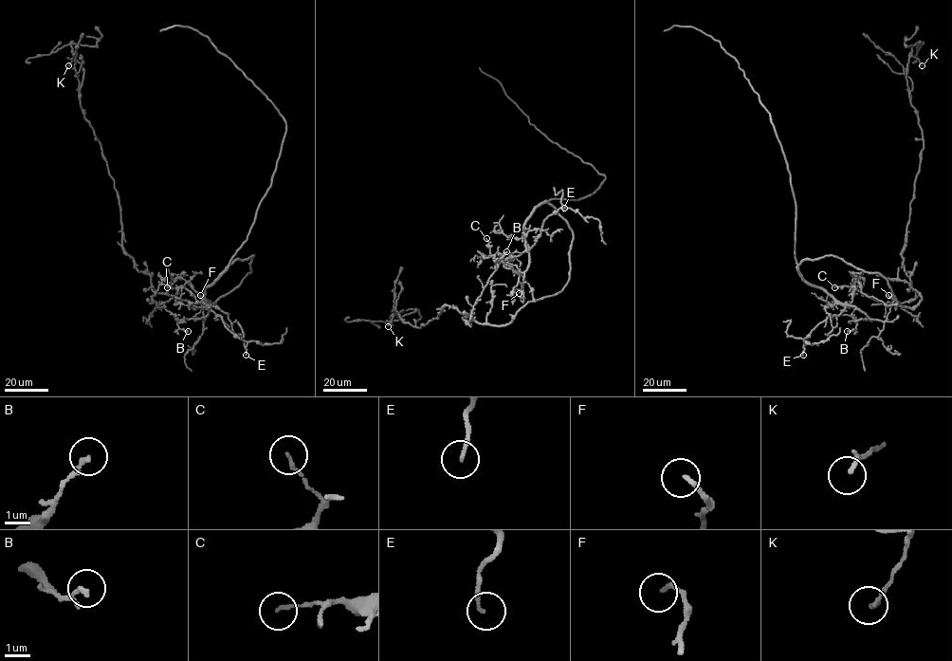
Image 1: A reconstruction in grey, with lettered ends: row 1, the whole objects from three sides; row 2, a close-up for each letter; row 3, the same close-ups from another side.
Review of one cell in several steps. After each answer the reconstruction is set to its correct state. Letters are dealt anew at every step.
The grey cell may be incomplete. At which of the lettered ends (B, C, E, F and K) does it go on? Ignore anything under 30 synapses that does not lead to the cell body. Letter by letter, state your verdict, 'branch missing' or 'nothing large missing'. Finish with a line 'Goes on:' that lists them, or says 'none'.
B: nothing large missing
C: nothing large missing
E: nothing large missing
F: branch missing
K: nothing large missing
Goes on: F

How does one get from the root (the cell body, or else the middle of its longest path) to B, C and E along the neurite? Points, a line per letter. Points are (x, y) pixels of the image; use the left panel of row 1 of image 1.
B: (246, 276), (253, 255), (235, 259), (205, 288), (210, 312), (179, 321), (178, 327), (188, 331)
C: (246, 276), (250, 271), (253, 255), (235, 259), (205, 288), (206, 303), (198, 302), (183, 287), (167, 287)
E: (246, 276), (253, 255), (235, 259), (205, 294), (224, 325), (247, 342), (246, 355)

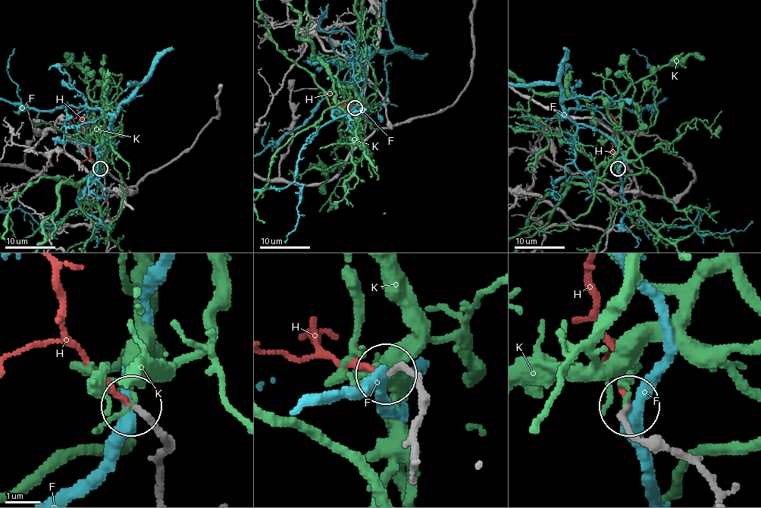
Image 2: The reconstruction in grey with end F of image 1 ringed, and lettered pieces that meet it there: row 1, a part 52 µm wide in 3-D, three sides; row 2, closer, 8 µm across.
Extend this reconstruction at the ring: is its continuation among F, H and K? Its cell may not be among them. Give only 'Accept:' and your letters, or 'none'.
Accept: H

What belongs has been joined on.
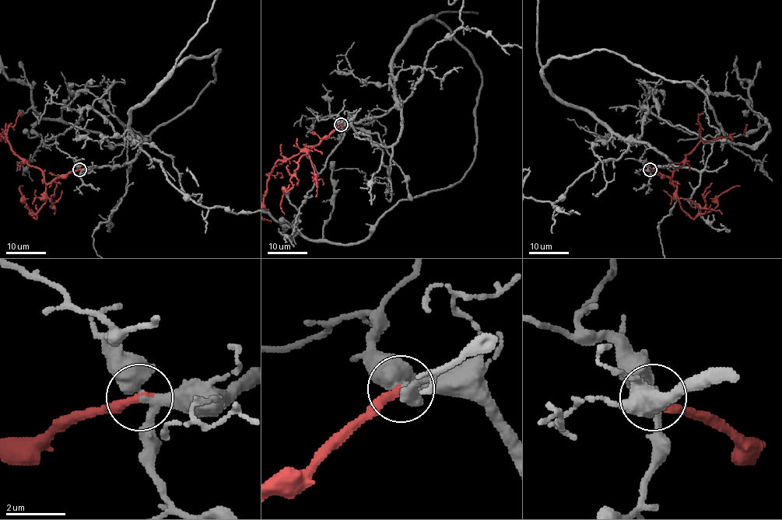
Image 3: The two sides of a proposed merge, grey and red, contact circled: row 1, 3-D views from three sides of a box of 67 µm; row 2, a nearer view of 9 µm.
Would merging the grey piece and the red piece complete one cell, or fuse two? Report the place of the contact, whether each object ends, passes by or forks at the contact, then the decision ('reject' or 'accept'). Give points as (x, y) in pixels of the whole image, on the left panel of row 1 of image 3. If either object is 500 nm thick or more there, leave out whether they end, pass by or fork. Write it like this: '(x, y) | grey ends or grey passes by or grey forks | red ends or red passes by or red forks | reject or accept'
(79, 169) | grey forks | red ends | accept

